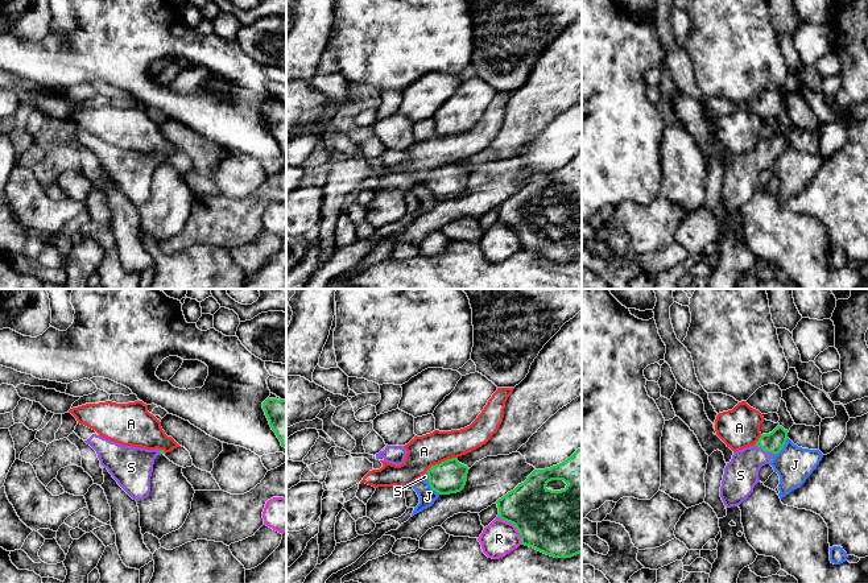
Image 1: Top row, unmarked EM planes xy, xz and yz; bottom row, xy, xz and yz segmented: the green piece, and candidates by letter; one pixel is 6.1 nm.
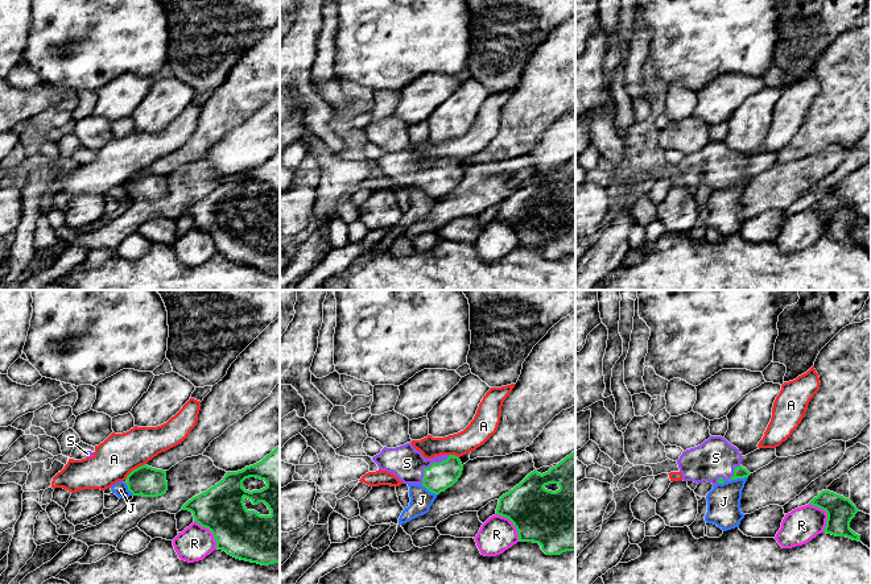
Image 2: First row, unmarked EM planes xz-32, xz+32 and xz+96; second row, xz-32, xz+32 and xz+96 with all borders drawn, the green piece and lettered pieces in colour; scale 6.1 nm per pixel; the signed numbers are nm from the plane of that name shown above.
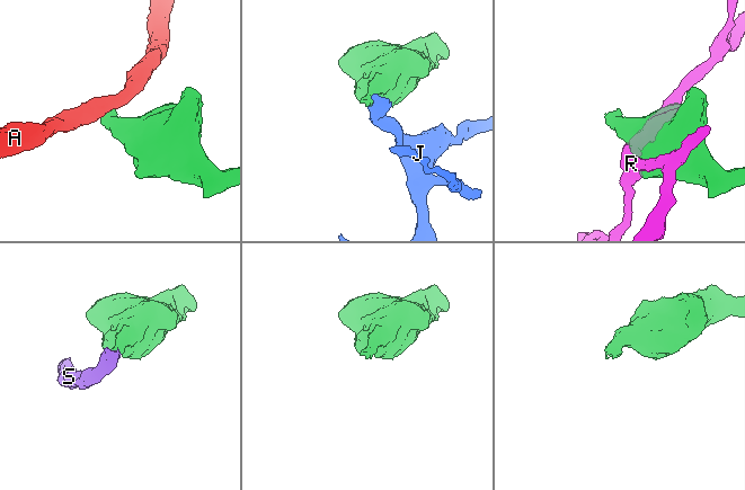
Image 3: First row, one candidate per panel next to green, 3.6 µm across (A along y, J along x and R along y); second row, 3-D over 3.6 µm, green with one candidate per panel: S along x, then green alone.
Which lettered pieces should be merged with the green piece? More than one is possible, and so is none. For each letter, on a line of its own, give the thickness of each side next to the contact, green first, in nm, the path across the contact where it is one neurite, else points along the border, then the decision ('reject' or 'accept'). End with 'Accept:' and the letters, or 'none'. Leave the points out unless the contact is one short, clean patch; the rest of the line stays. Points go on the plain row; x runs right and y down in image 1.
A: 200/190 nm | along xz (457, 161), (432, 169), (426, 174) | reject
J: 130/220 nm | along yz (788, 143), (784, 152), (776, 160) | reject
R: 400/220 nm | reject
S: 130/200 nm | across yz (773, 147), (765, 156), (740, 180) | accept
Accept: S

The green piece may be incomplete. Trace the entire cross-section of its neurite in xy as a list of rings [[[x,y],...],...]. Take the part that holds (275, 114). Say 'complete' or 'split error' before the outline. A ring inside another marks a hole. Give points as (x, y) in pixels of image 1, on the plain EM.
complete; [[[266,103],[263,113],[281,150],[286,153],[286,104]]]

